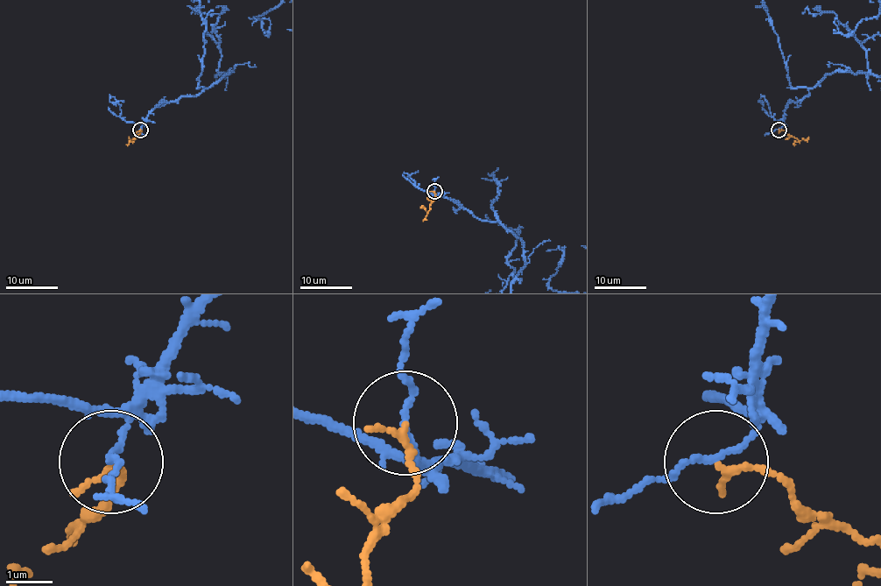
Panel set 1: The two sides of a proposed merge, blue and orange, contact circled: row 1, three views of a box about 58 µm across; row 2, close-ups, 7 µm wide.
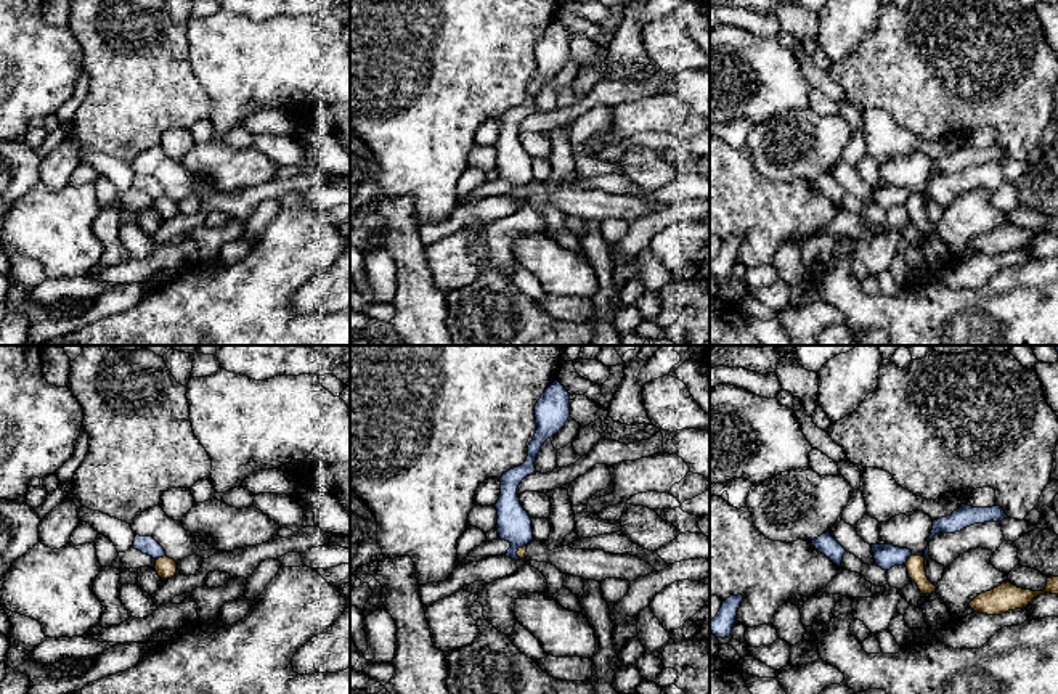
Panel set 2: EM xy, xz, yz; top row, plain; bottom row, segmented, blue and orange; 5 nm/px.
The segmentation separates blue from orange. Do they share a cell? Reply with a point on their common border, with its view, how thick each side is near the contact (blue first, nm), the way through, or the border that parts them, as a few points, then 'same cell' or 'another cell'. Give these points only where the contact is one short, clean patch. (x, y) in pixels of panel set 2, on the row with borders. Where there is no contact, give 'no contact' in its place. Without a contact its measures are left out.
meets blue in xy at (159, 556); 90 nm thick on the blue side, 110 nm on the other; border along xy (164, 555), (156, 559); another cell

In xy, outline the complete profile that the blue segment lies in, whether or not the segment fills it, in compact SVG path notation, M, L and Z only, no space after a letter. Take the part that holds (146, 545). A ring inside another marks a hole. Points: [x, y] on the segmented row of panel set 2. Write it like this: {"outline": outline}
{"outline": "M136 535L133 540L133 548L141 551L143 554L151 556L153 559L159 559L165 556L164 548L153 537Z"}

